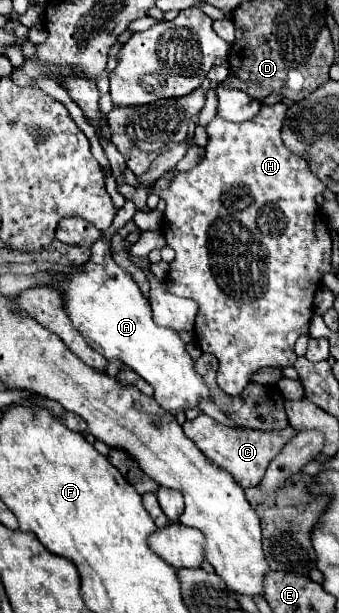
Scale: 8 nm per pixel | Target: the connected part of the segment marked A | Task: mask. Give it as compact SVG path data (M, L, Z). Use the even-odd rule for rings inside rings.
M125 201L125 205L117 211L111 229L105 229L103 237L91 247L91 259L85 265L85 273L71 275L69 283L59 283L57 287L67 297L69 319L87 339L91 349L101 353L107 361L119 359L123 365L141 375L153 387L155 401L171 415L177 415L187 409L199 409L201 401L211 401L211 397L179 333L153 323L147 297L141 293L133 277L111 257L111 237L133 217L135 209L137 207L131 201Z

